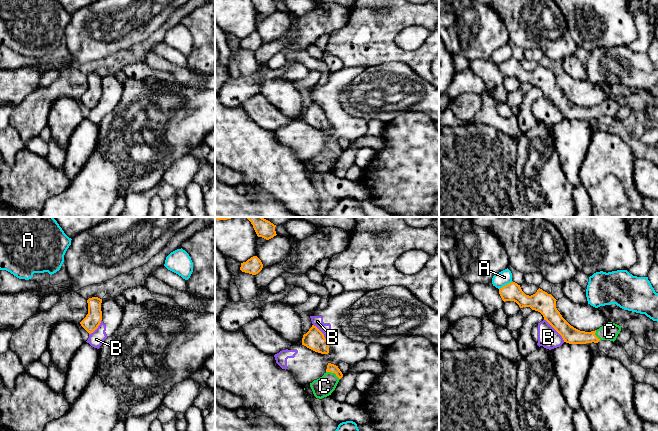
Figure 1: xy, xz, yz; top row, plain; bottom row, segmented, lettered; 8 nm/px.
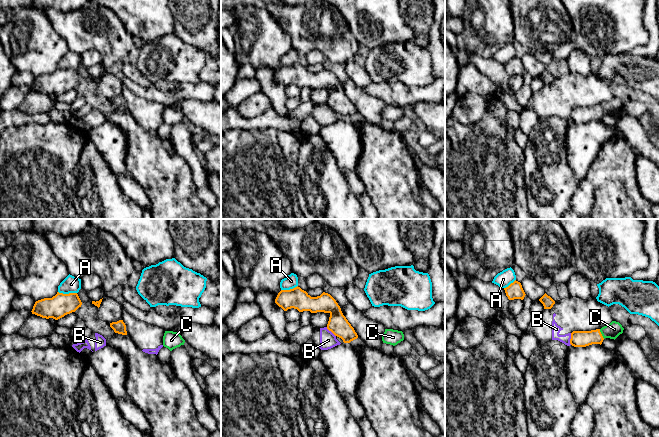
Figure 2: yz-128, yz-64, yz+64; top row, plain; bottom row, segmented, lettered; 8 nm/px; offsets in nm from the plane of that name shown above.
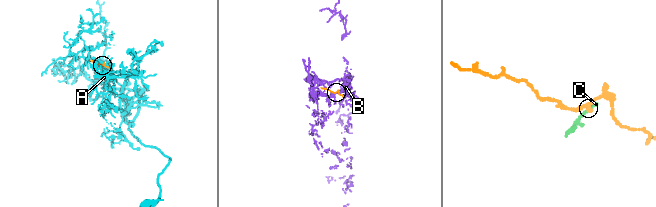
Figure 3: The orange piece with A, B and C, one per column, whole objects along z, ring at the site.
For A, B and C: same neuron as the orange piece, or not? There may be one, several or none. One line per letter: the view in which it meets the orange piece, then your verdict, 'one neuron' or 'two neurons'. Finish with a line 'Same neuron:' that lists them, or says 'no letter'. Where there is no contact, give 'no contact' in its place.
A: meets orange in yz; two neurons
B: meets orange in yz; two neurons
C: meets orange in xz; one neuron
Same neuron: C

